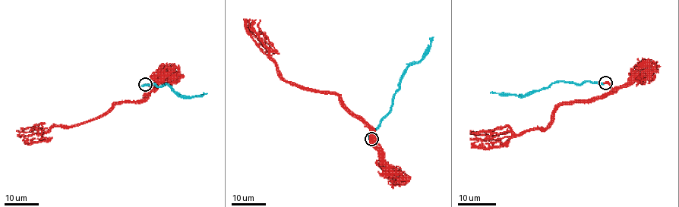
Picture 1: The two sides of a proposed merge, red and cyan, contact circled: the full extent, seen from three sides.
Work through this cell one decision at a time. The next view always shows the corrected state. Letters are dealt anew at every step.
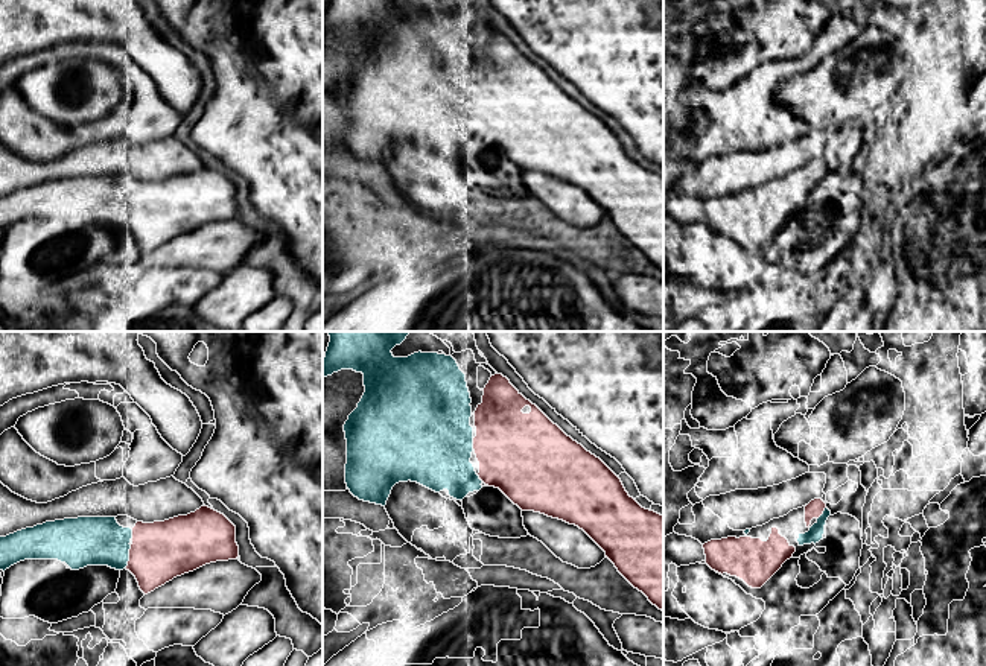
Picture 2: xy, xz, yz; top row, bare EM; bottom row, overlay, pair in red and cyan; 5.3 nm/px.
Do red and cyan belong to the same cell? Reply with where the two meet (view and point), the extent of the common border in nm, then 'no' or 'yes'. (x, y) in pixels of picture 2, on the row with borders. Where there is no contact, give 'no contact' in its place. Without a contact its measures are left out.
meets red in xy at (130, 557); contact 130 nm long; yes

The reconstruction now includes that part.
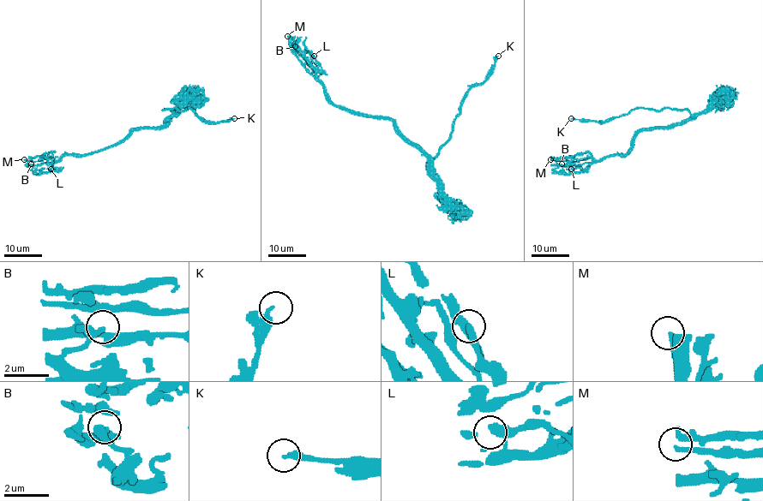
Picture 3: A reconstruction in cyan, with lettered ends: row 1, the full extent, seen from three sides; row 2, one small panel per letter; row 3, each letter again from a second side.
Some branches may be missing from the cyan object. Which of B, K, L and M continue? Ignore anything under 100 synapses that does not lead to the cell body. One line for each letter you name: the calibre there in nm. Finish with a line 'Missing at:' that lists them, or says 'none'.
K: 180 nm
Missing at: K

